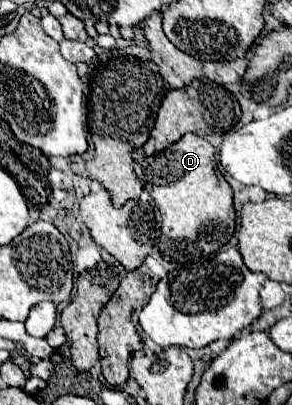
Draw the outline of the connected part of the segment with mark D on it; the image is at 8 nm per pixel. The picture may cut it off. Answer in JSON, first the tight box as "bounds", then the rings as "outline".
{"bounds":[135,133,235,263],"outline":[[[187,133],[169,149],[135,163],[143,189],[161,211],[159,249],[165,261],[187,263],[219,251],[235,233],[233,191],[215,165],[215,149],[195,133]]]}

